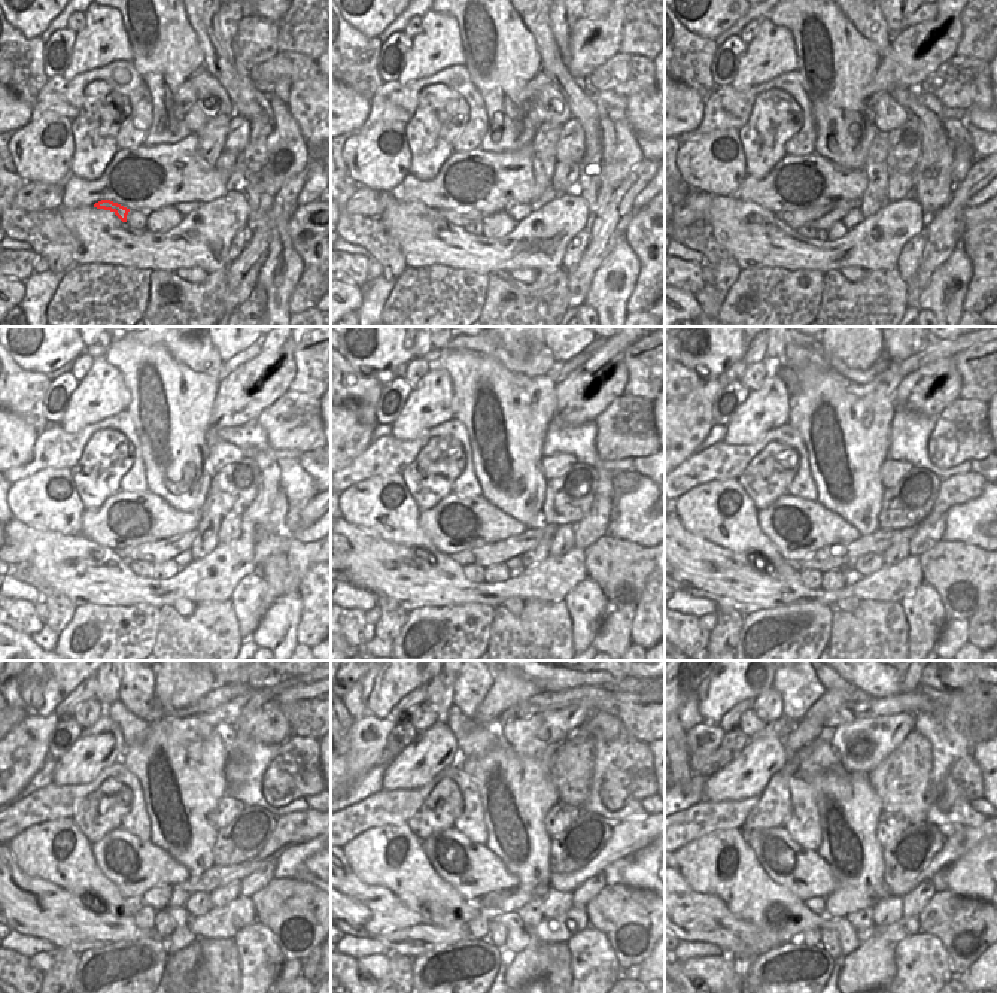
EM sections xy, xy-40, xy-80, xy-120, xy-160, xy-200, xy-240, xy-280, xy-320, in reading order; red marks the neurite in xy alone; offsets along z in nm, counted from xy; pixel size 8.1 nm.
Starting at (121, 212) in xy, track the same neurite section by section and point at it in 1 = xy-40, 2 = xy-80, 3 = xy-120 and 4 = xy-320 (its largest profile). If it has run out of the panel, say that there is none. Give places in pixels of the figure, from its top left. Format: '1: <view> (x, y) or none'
1: xy-40 (456, 218)
2: xy-80 (820, 219)
3: xy-120 (164, 550)
4: xy-320 (957, 840)

